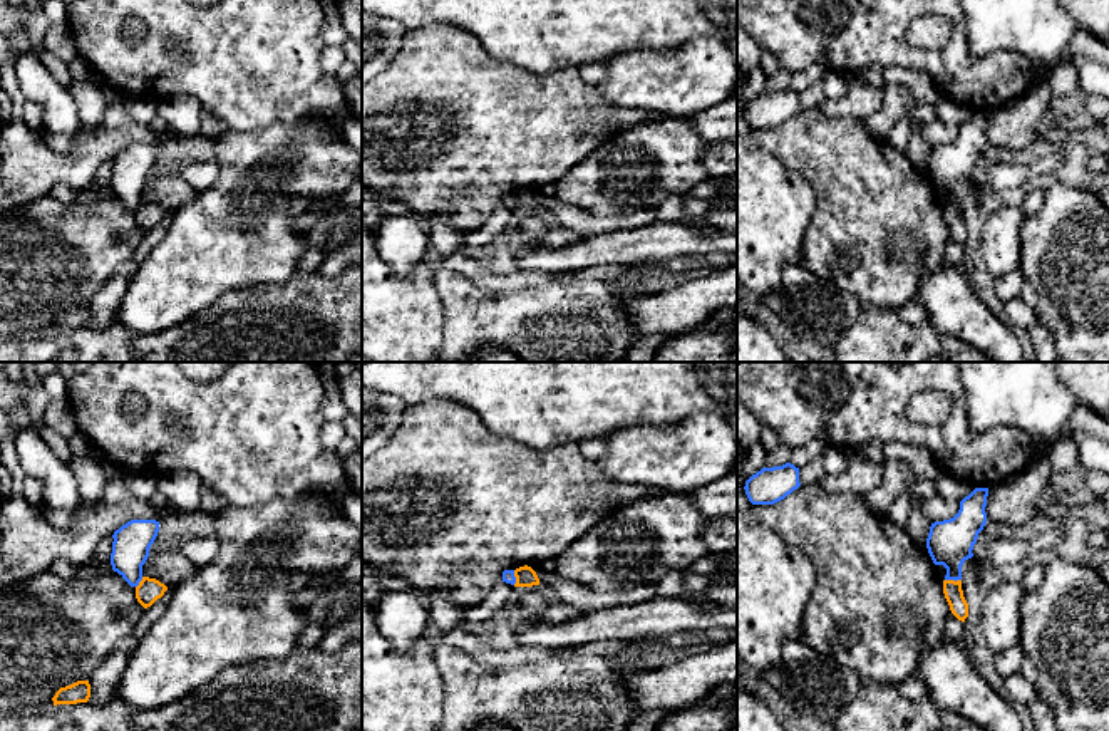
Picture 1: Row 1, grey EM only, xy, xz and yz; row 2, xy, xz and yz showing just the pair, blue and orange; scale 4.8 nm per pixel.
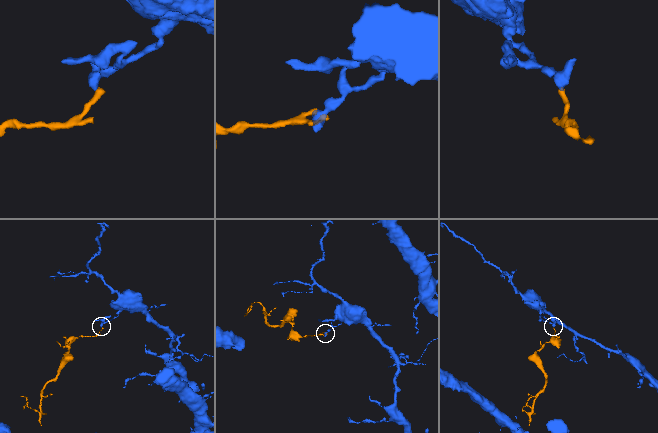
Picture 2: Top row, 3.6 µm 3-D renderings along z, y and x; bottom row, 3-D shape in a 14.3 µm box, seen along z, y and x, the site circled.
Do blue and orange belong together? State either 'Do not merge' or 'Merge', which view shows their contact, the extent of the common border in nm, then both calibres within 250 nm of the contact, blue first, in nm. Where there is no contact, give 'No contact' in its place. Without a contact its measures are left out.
Do not merge. Touches blue in yz. Shared border 80 nm. Thickness 220 nm (blue) against 90 nm

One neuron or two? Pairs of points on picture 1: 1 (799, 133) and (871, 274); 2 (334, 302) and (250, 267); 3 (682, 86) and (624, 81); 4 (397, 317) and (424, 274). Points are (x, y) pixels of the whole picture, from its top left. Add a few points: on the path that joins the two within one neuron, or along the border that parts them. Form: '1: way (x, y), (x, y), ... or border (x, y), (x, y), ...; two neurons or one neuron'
1: way (835, 168), (871, 205), (871, 238); one neuron
2: border (297, 270), (280, 282), (247, 285); two neurons
3: way (667, 84), (639, 81); one neuron
4: way (407, 307), (419, 284); one neuron

